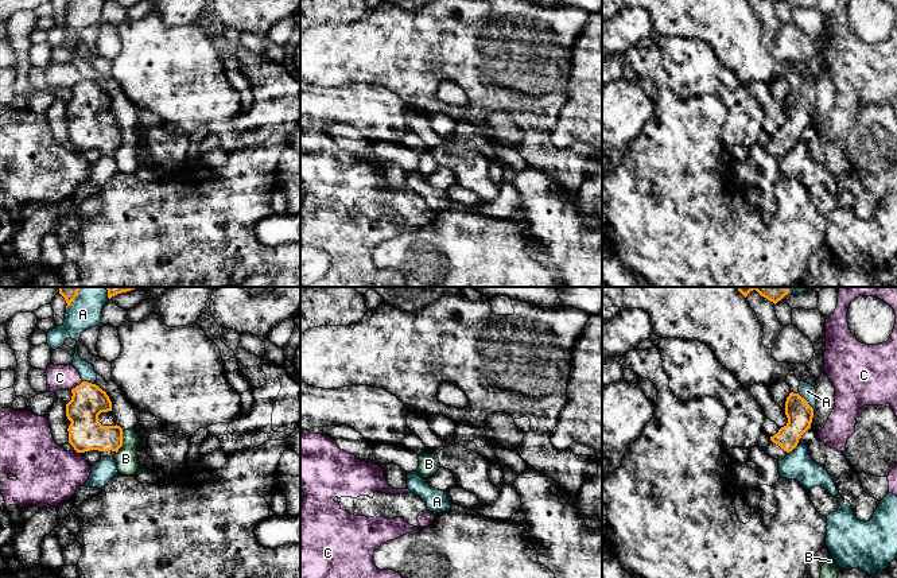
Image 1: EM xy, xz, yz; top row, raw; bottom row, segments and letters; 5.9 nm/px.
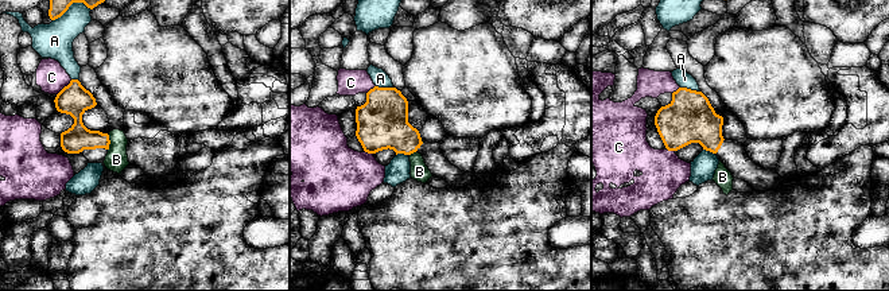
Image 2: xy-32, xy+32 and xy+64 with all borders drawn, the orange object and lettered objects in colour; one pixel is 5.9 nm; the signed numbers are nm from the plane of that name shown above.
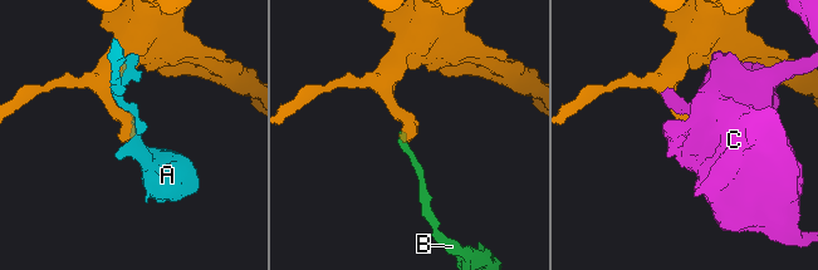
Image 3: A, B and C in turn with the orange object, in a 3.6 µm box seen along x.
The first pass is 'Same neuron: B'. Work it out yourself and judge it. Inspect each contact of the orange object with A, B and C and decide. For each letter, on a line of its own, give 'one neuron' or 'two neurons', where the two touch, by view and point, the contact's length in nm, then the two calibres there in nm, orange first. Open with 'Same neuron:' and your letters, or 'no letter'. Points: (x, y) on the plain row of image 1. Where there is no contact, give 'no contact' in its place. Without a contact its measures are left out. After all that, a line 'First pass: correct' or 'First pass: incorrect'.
Same neuron: no letter
A: two neurons; meets orange in yz at (807, 101); contact 160 nm long; 160 nm thick on the orange side, 90 nm on the other
B: two neurons; meets orange in xy at (121, 140); contact 140 nm long; 200 nm thick on the orange side, 130 nm on the other
C: two neurons; meets orange in xy at (77, 84); contact 90 nm long; 200 nm thick on the orange side, 140 nm on the other
First pass: incorrect

